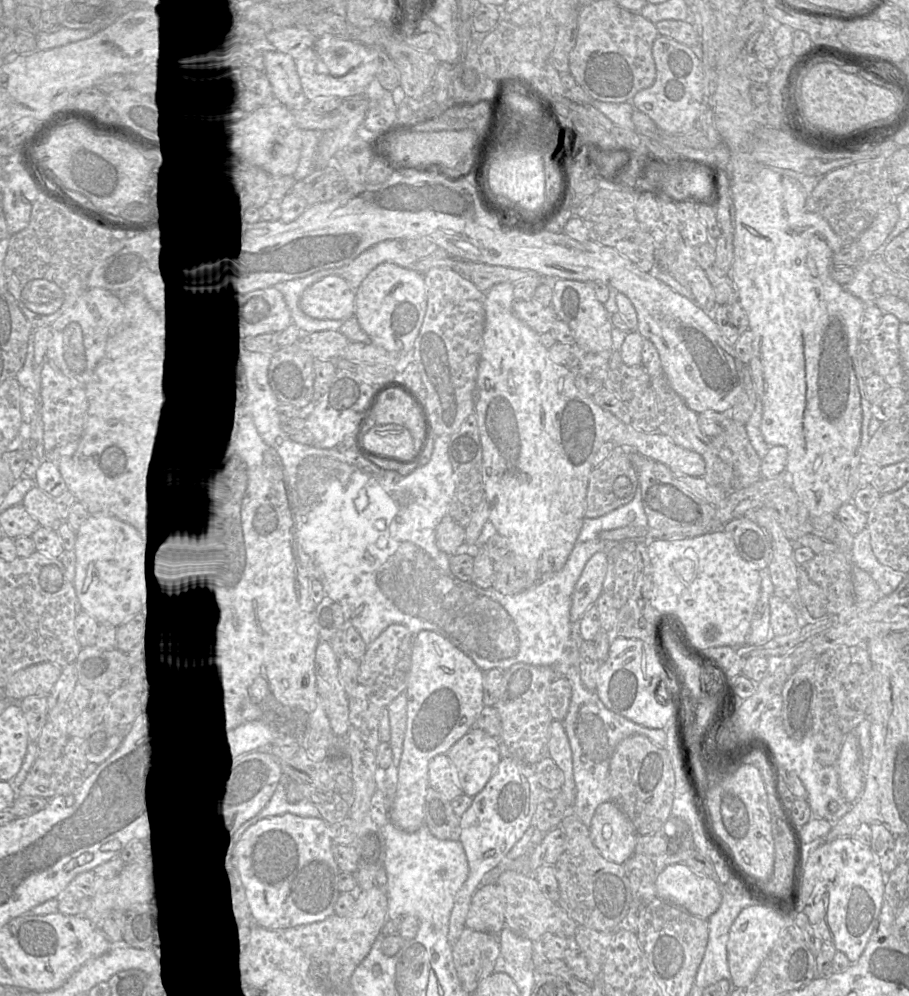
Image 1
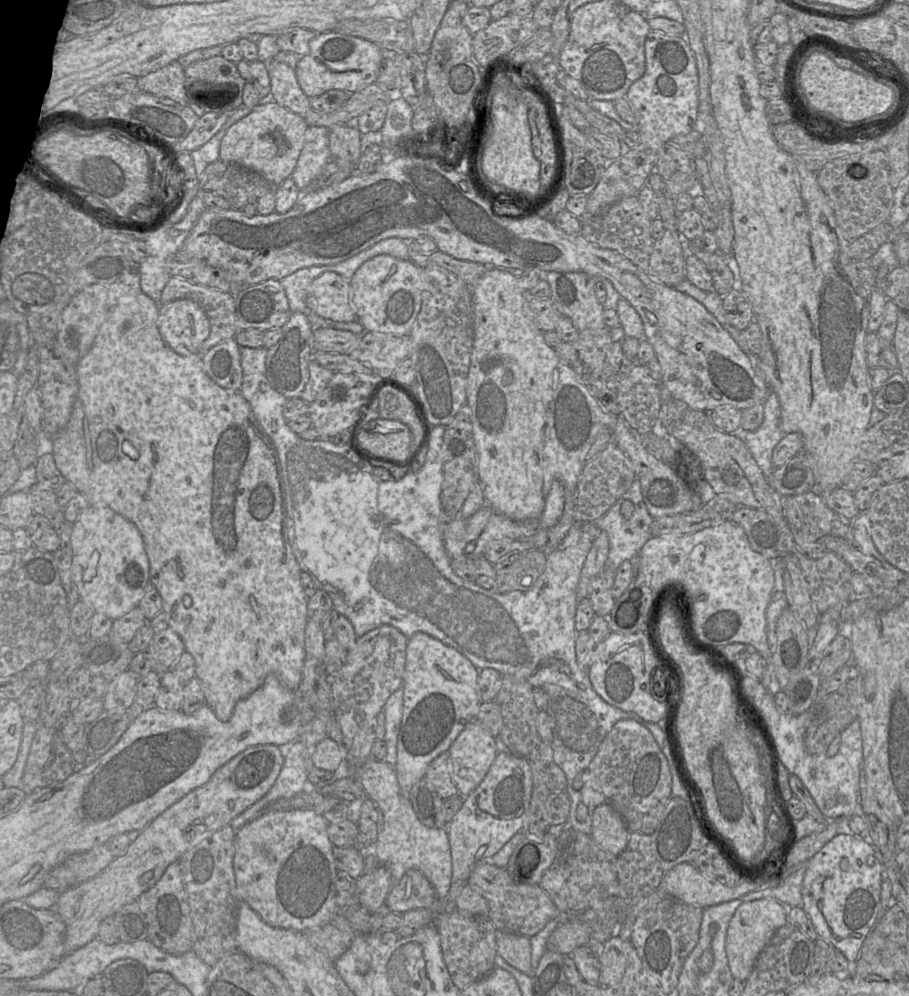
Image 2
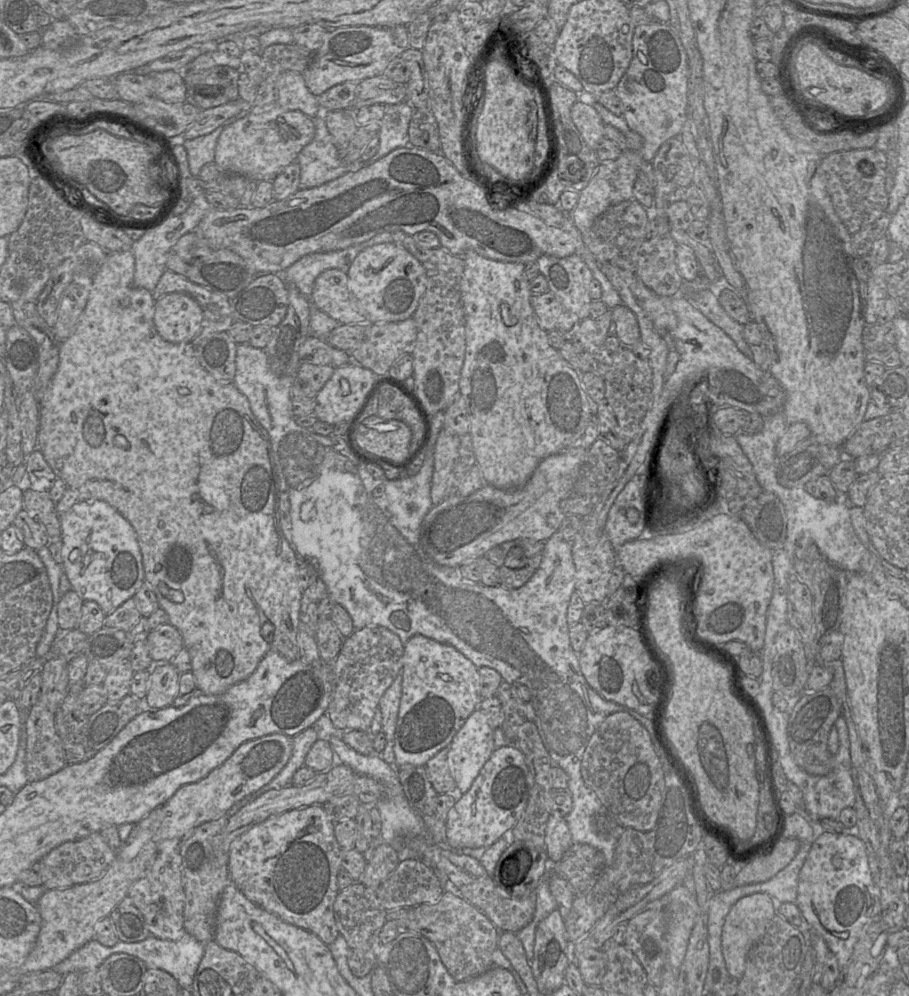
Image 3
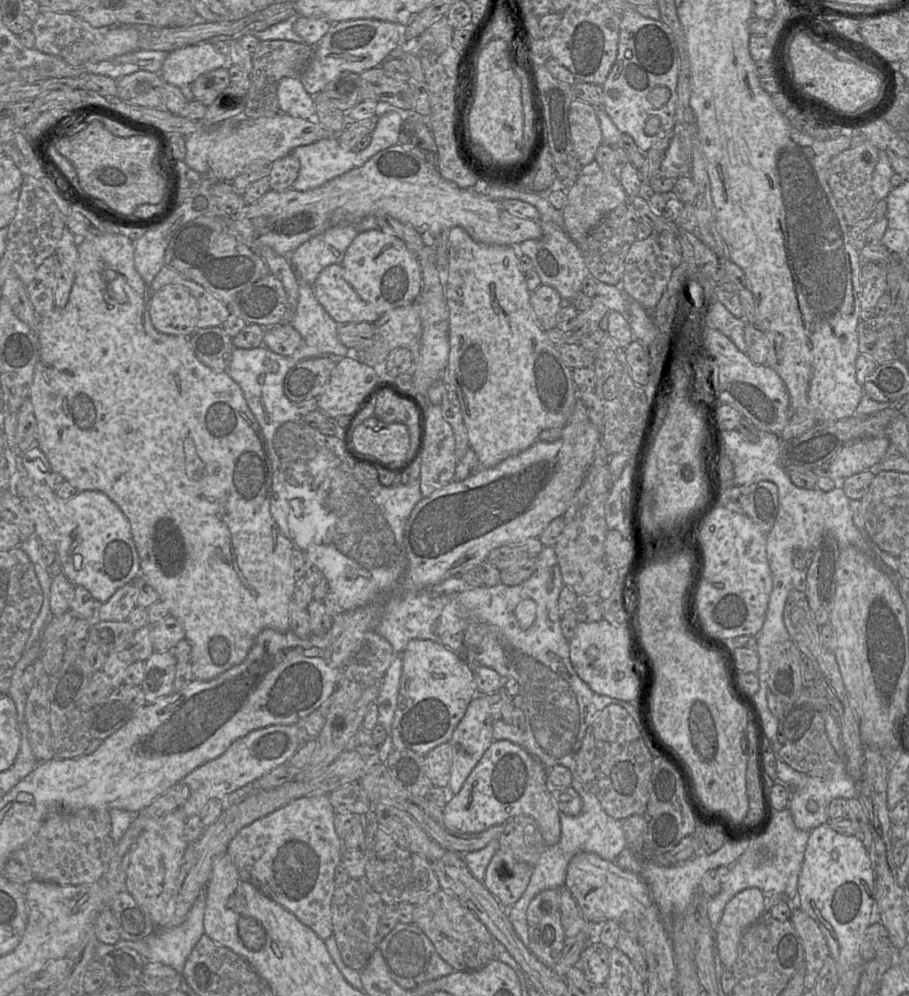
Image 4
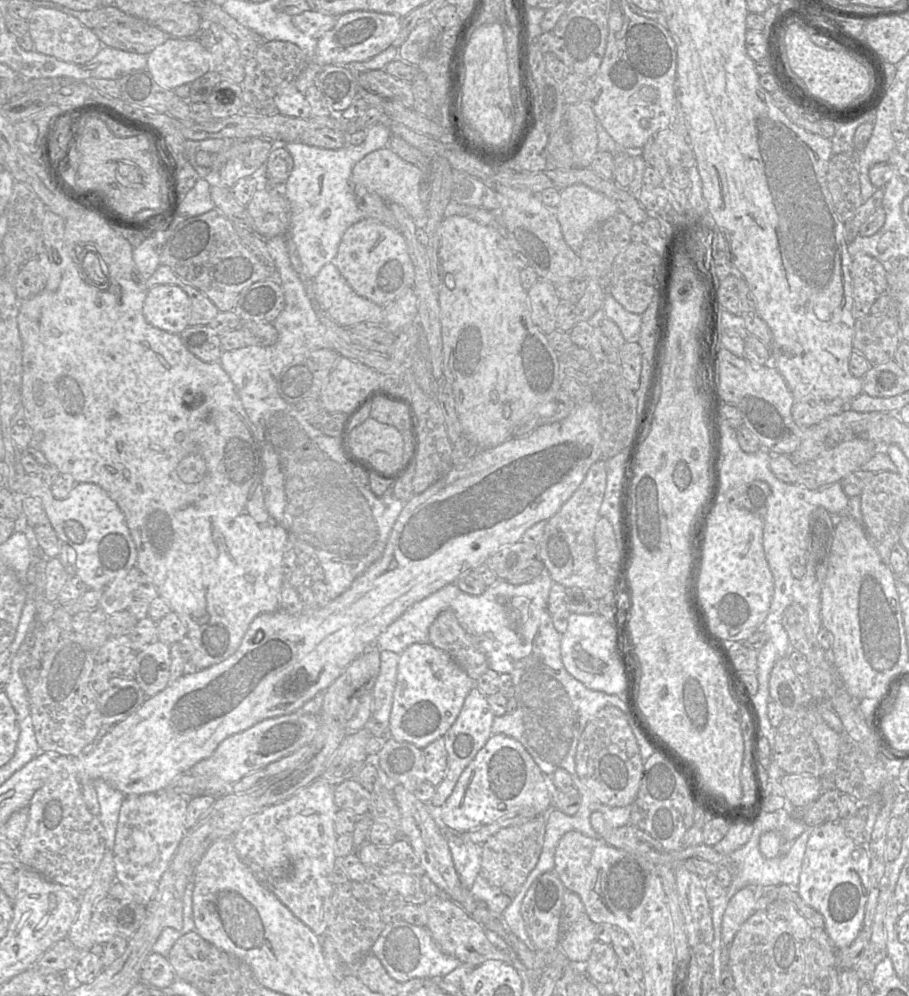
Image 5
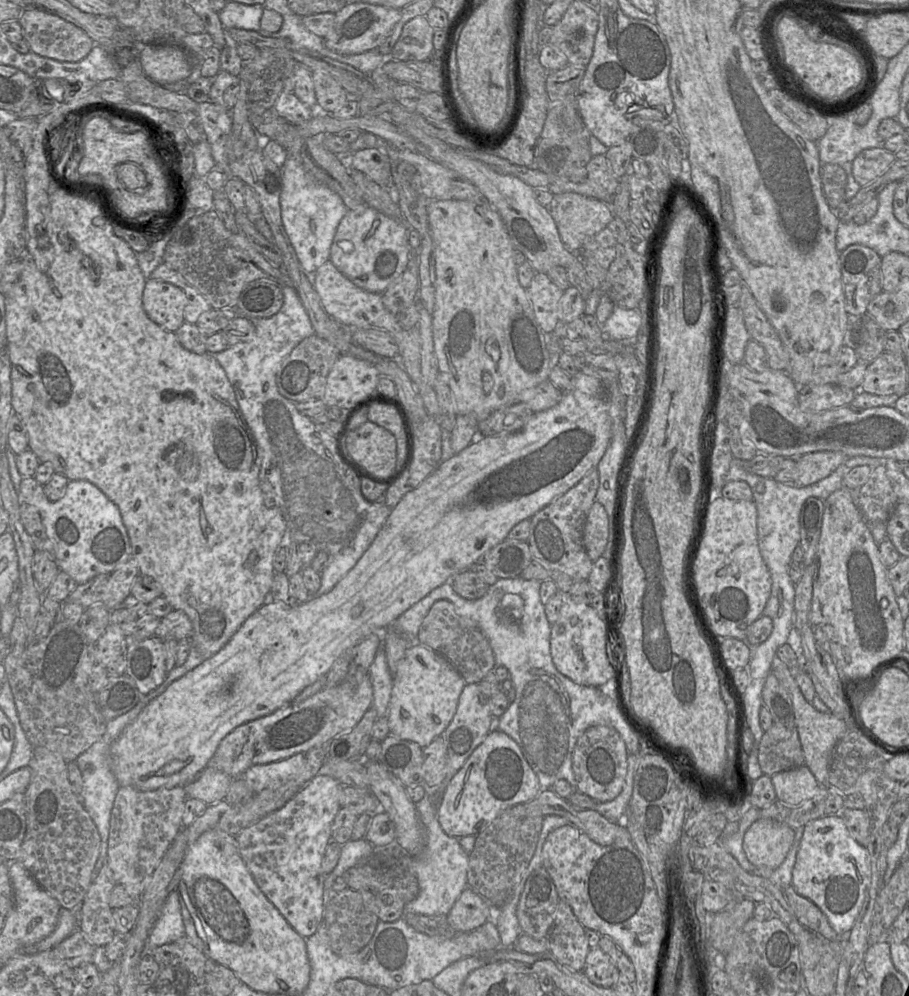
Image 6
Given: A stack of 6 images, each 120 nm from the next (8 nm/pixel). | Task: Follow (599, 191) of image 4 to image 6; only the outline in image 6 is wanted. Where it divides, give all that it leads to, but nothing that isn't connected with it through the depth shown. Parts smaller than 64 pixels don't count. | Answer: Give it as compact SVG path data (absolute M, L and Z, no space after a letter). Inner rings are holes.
M575 192L554 196L549 207L564 245L579 252L583 243L614 218L610 205Z

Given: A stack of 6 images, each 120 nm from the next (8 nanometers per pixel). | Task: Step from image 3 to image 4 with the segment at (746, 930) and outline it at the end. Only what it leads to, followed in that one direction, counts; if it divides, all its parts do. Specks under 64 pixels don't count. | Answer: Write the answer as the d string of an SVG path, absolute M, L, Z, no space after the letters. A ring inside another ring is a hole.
M746 888L726 904L716 929L716 948L725 969L734 966L744 931L764 913L764 897L760 889Z

